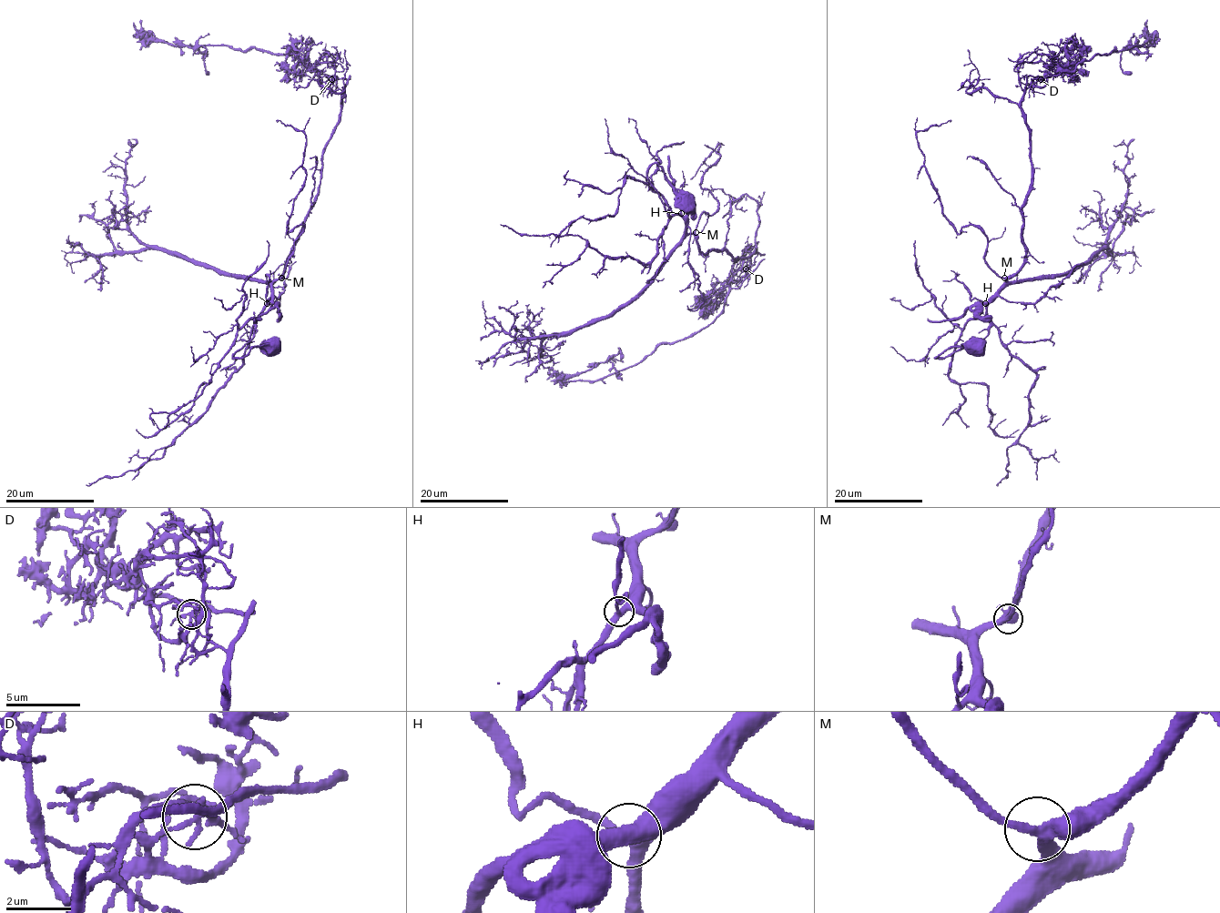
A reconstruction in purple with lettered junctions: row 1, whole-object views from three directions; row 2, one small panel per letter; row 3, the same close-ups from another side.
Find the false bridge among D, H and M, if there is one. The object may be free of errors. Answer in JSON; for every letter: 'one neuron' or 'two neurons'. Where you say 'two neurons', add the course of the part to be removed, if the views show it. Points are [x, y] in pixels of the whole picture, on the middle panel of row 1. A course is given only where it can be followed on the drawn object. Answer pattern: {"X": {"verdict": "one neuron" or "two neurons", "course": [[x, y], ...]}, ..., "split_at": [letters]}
{"D": {"verdict": "two neurons", "course": [[745, 268], [745, 262], [732, 277], [722, 311], [706, 326], [596, 380], [568, 379], [618, 348], [620, 360]]}, "H": {"verdict": "one neuron"}, "M": {"verdict": "one neuron"}, "split_at": ["D"]}

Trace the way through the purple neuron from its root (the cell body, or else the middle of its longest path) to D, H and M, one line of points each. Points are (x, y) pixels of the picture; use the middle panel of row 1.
D: (686, 202), (655, 163), (646, 178), (666, 213), (685, 220), (703, 253), (747, 258), (755, 248), (745, 268)
H: (686, 202), (655, 163), (649, 168), (646, 178), (666, 213), (670, 217), (681, 213)
M: (686, 202), (655, 163), (646, 178), (670, 217), (679, 215), (682, 218), (687, 233), (696, 232)

